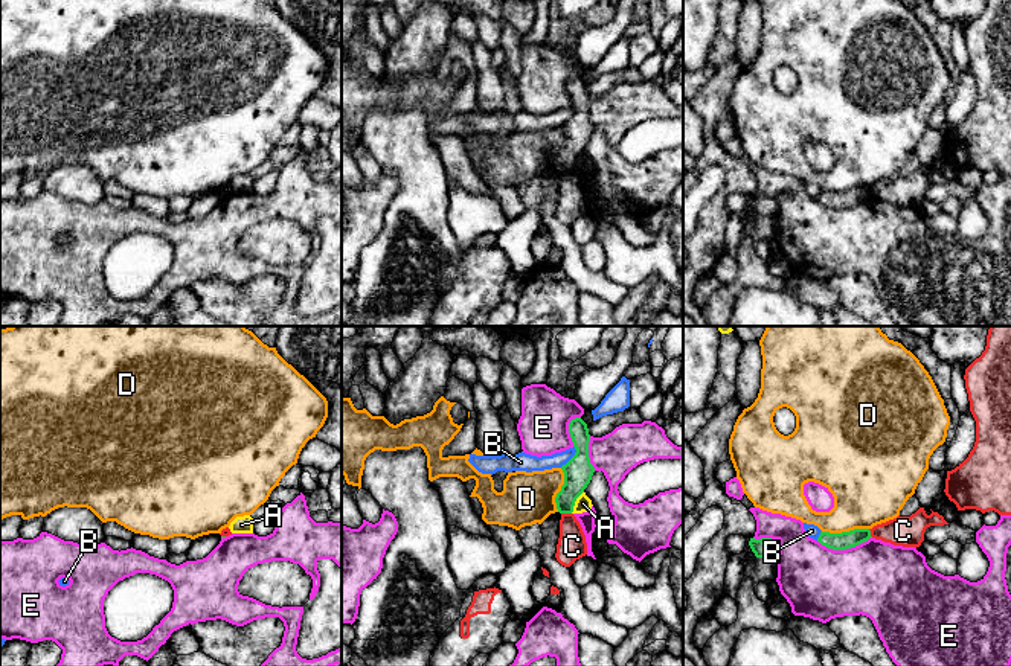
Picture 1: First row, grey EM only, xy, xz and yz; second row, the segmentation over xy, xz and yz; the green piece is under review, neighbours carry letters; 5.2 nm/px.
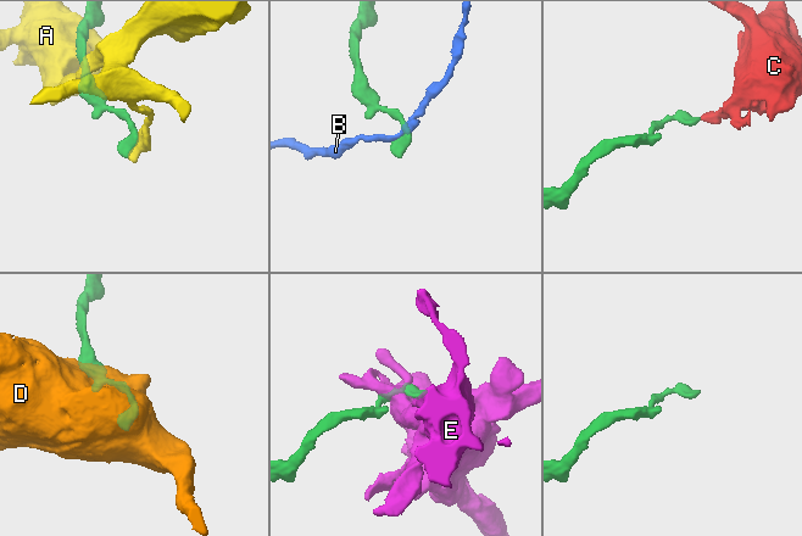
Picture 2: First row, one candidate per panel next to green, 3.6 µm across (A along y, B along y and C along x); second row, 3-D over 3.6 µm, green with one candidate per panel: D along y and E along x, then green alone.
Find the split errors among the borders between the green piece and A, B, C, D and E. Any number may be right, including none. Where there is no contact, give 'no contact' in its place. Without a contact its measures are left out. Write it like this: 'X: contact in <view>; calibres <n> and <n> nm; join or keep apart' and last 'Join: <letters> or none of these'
A: contact in xz; calibres 150 and 90 nm; keep apart
B: contact in xz; calibres 150 and 100 nm; keep apart
C: contact in xz; calibres 150 and 150 nm; keep apart
D: contact in yz; calibres 100 and 360 nm; keep apart
E: contact in yz; calibres 100 and 400 nm; keep apart
Join: none of these

